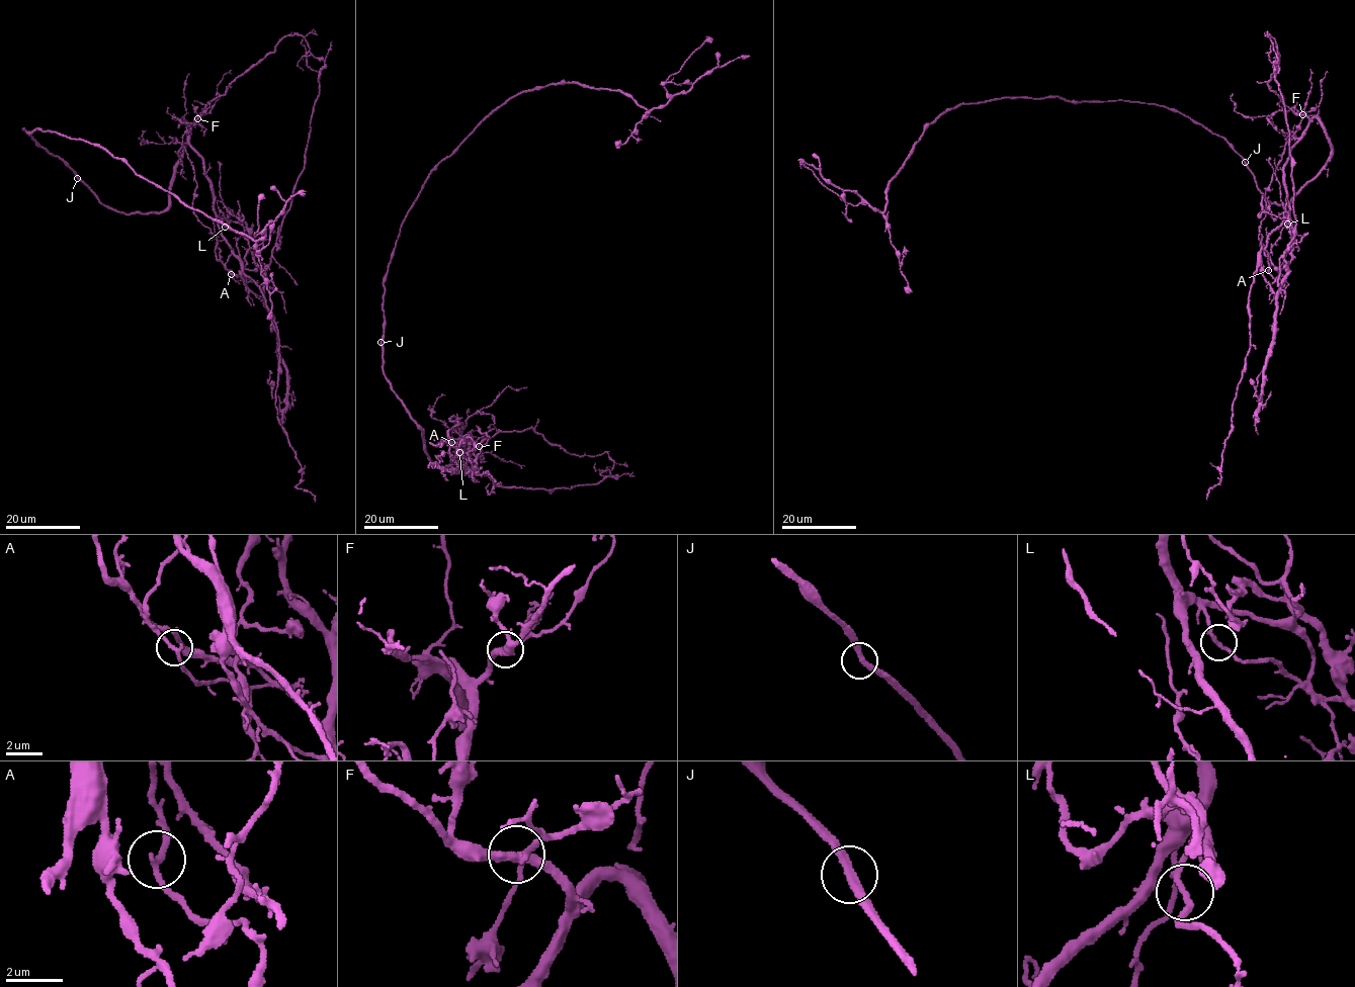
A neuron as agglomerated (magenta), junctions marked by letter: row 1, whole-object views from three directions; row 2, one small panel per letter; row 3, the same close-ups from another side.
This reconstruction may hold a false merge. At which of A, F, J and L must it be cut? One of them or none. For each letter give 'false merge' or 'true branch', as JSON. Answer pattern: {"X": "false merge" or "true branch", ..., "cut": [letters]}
{"A": "true branch", "F": "true branch", "J": "true branch", "L": "false merge", "cut": ["L"]}

